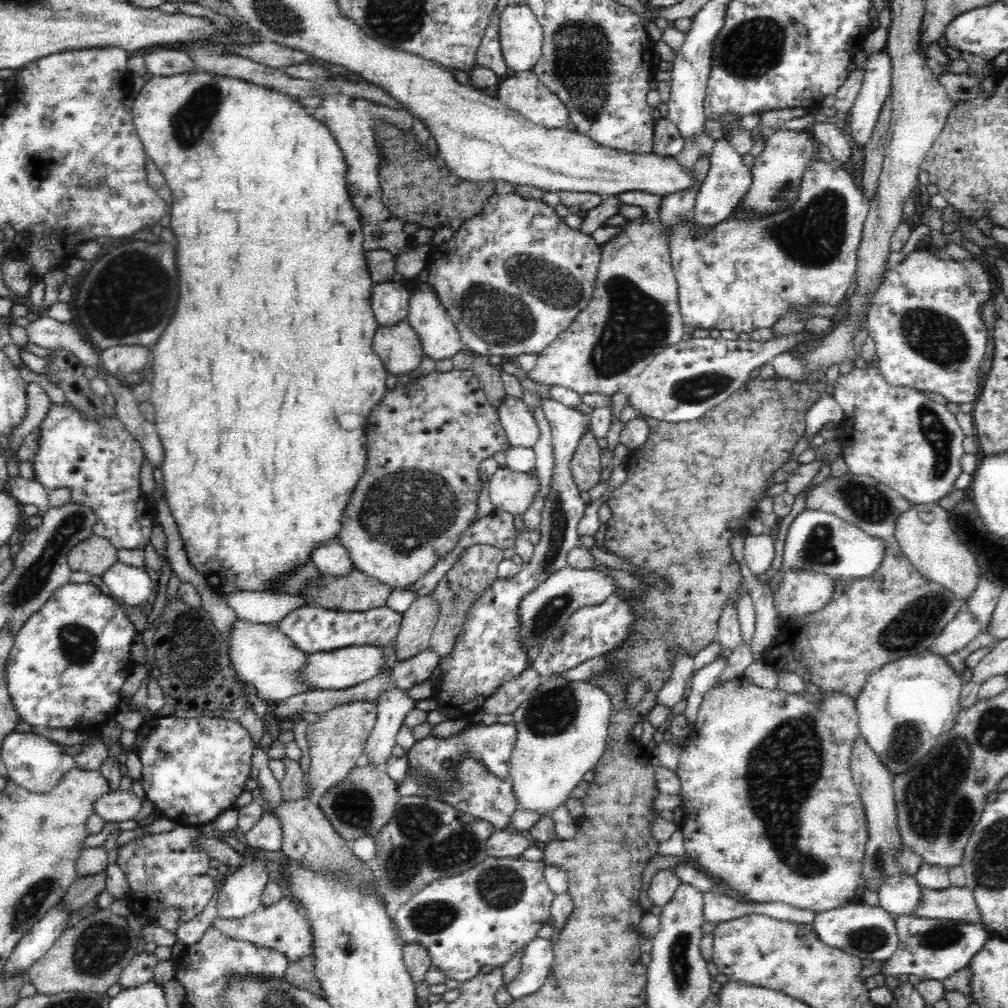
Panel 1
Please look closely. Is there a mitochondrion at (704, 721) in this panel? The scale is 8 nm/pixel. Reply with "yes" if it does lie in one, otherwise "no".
no

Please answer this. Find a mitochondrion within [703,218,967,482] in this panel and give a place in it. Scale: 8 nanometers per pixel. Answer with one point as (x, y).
(937, 433)

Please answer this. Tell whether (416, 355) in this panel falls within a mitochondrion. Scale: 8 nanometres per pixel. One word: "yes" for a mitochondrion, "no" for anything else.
no

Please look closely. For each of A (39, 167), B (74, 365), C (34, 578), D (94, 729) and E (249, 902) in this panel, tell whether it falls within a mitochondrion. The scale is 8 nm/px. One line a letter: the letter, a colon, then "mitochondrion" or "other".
A: mitochondrion
B: other
C: mitochondrion
D: other
E: other

